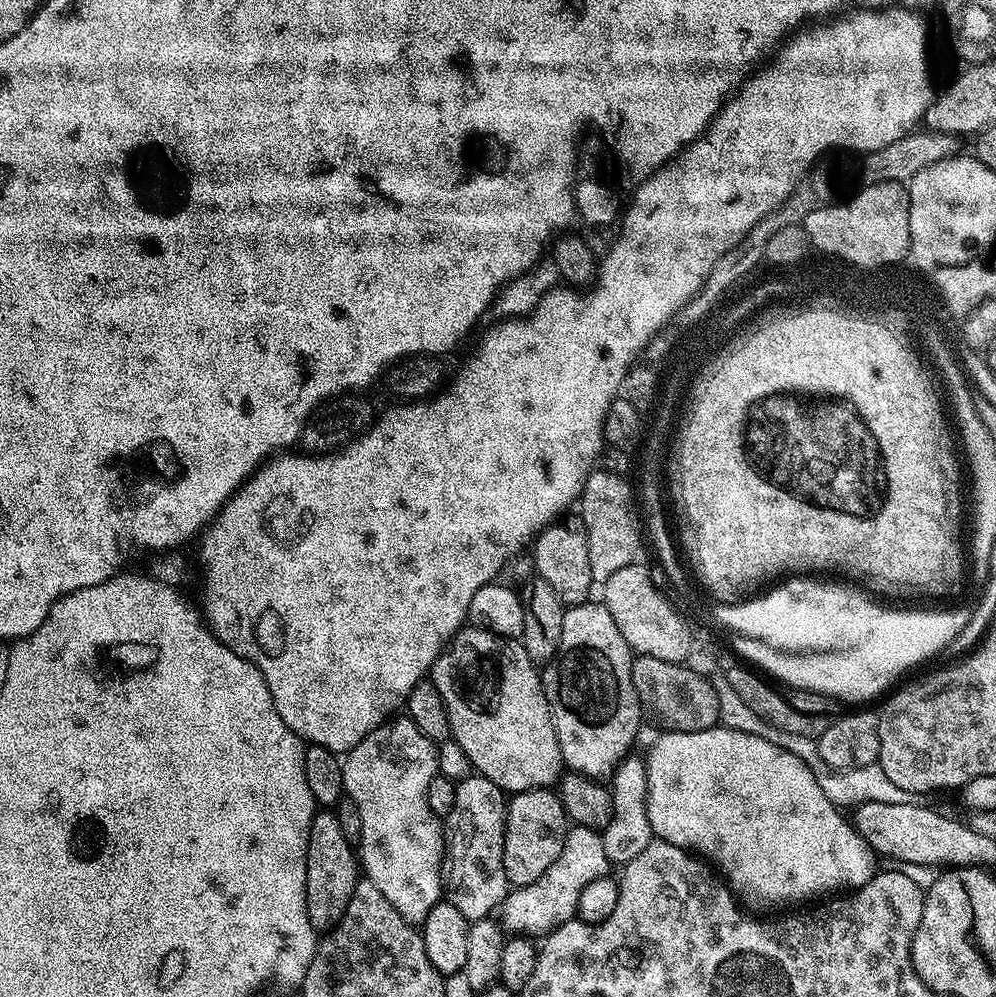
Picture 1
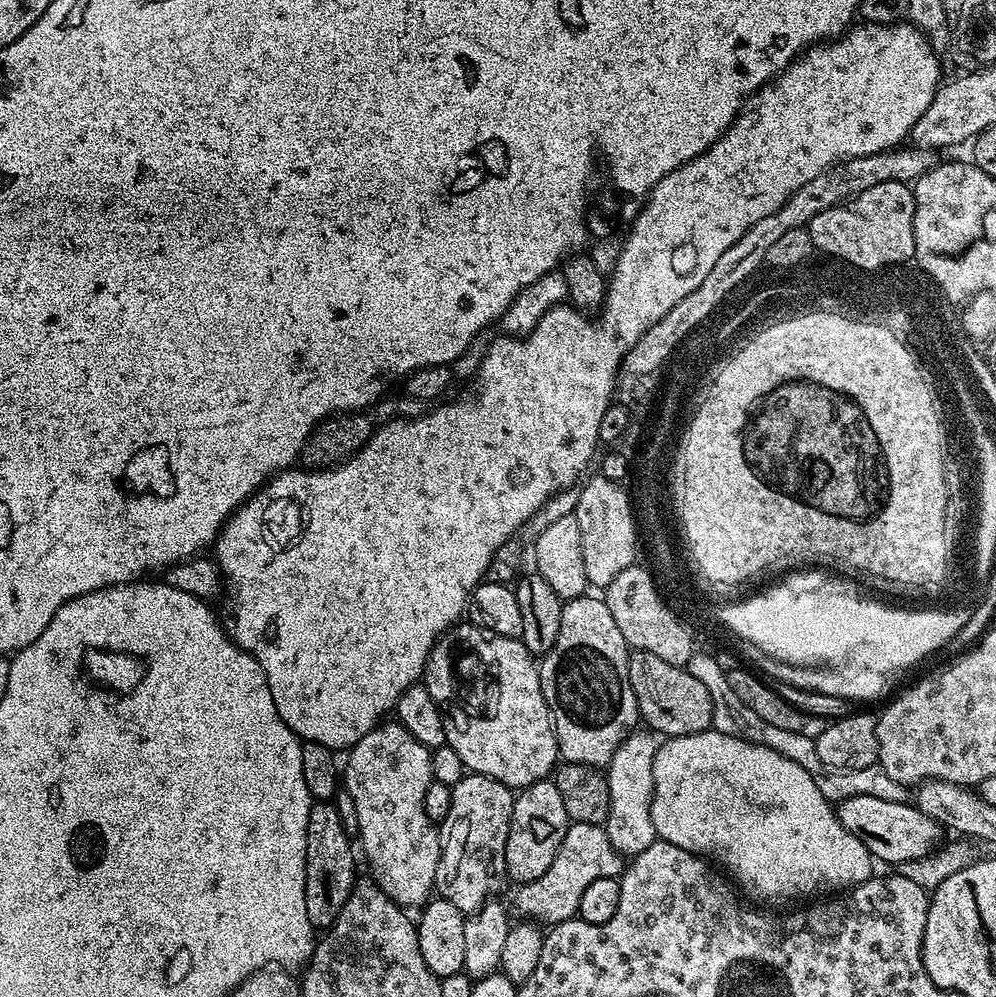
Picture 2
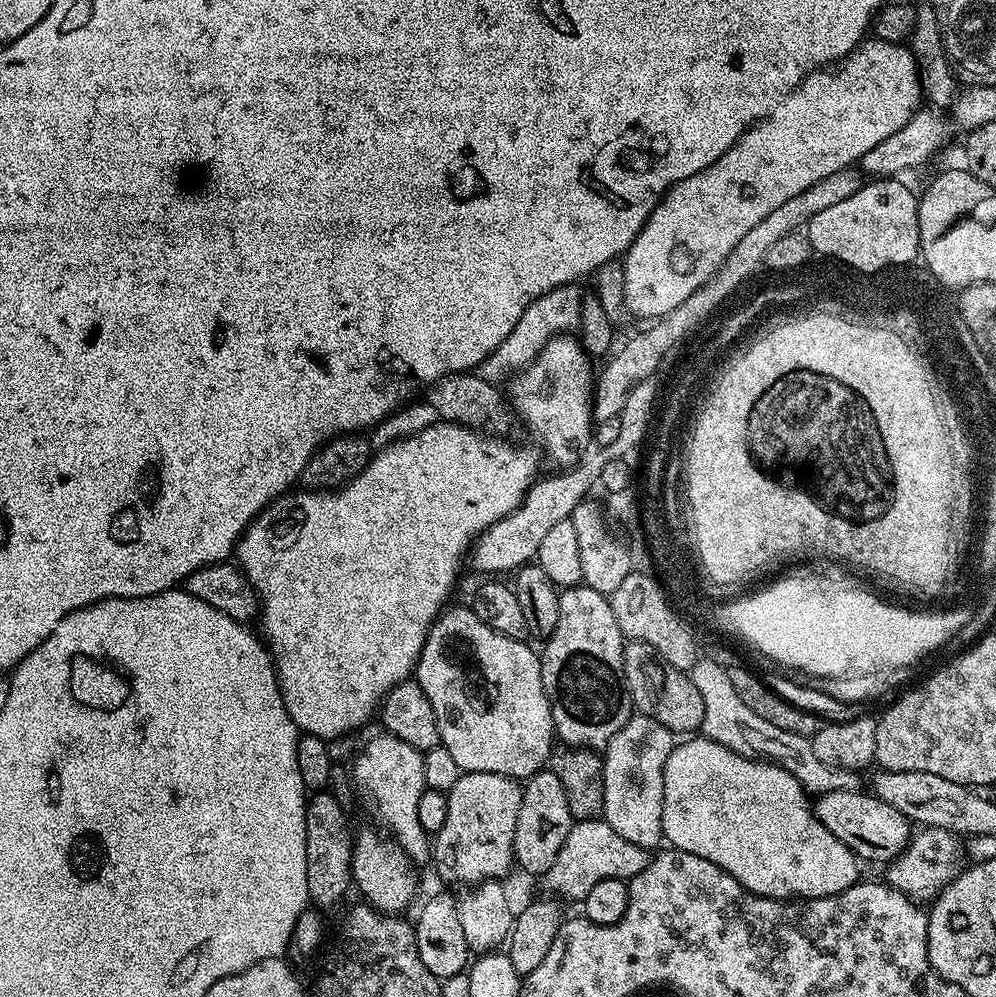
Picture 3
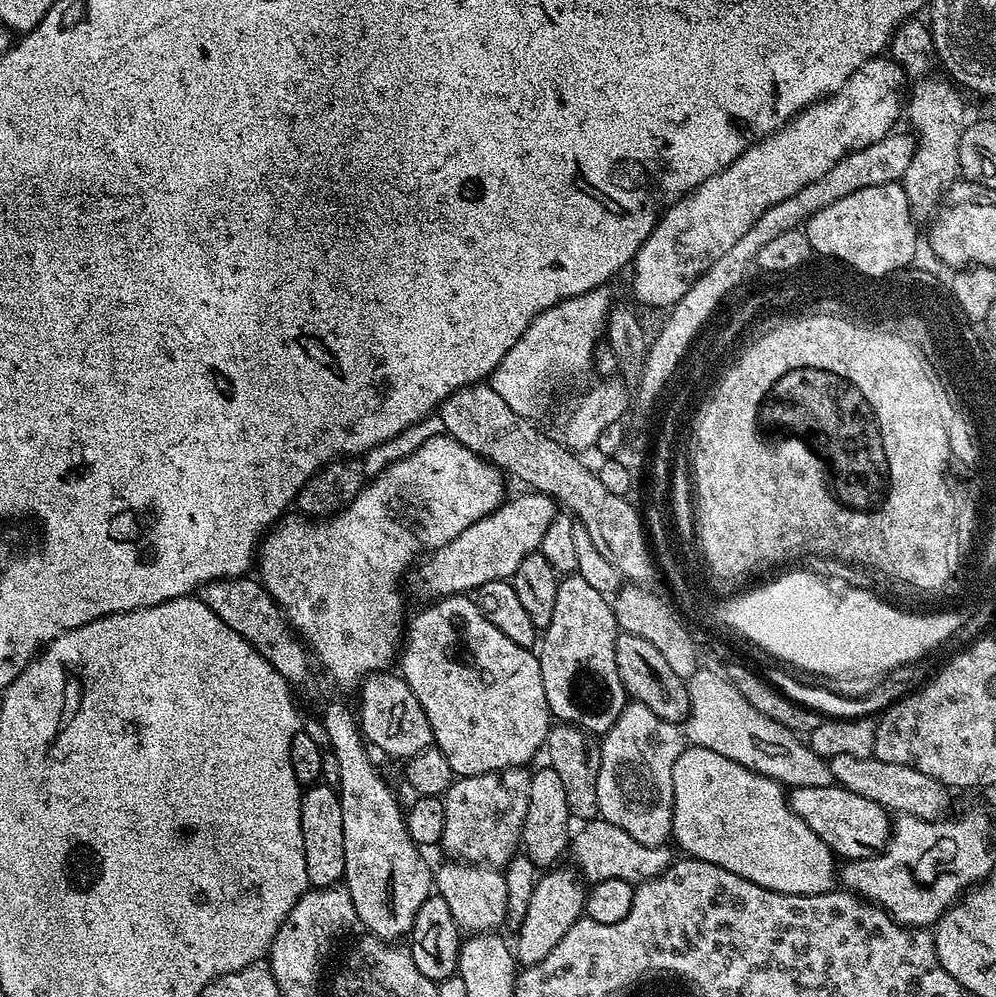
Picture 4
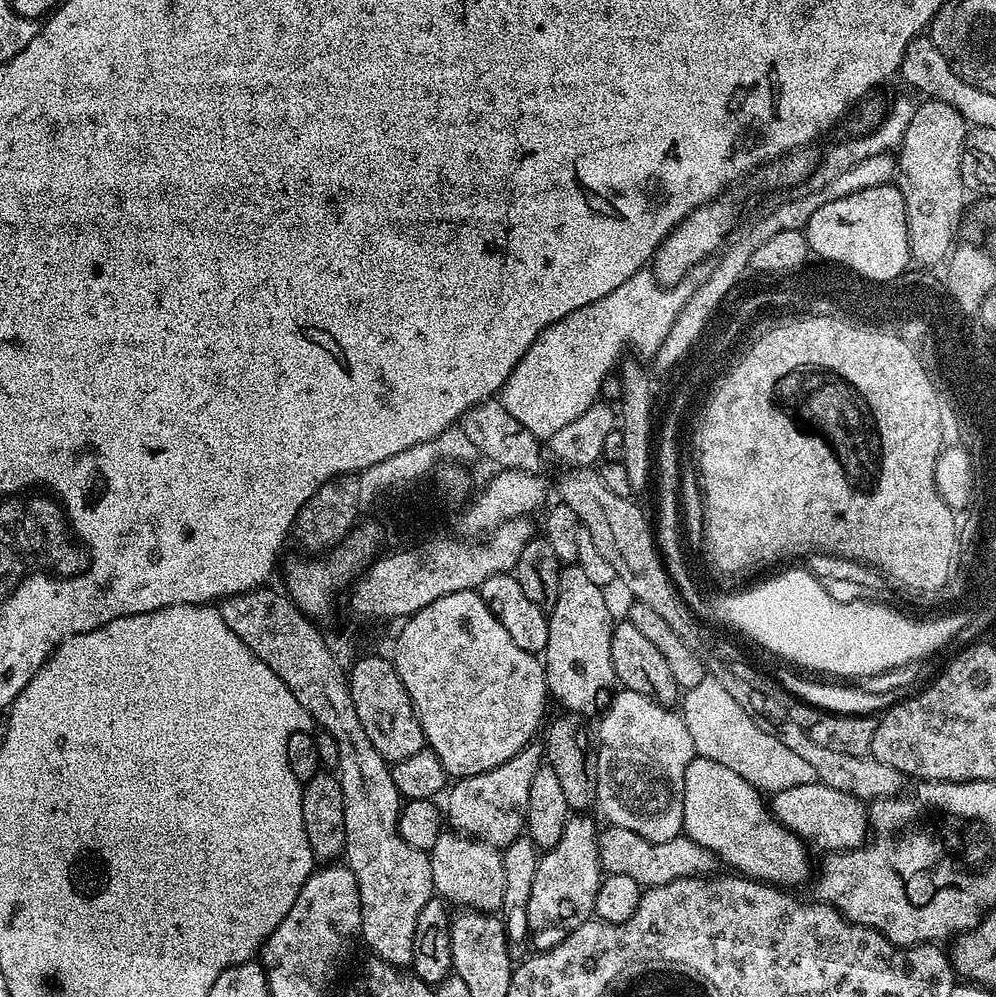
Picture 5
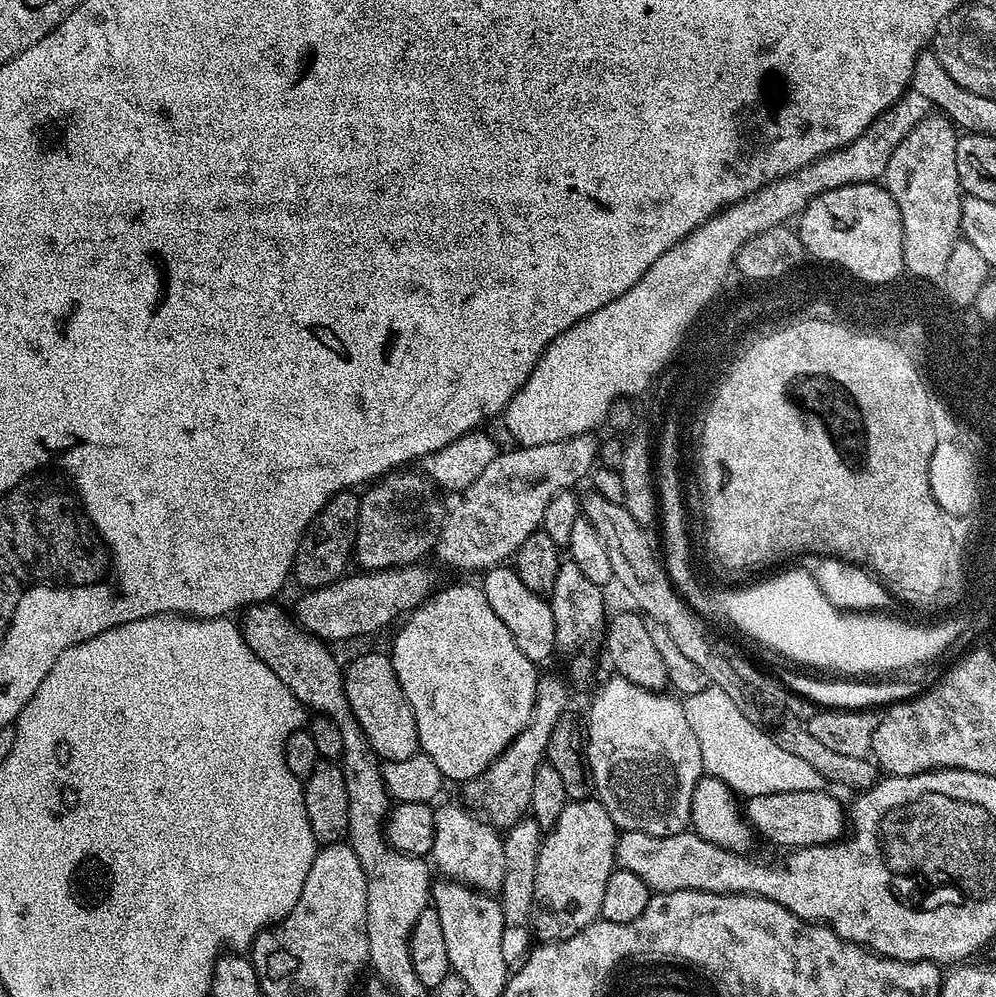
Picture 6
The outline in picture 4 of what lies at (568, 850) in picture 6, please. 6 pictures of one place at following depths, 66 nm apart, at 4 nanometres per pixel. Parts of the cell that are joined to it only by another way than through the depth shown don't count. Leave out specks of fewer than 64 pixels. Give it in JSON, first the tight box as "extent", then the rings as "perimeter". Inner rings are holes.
{"extent":[514,867,586,968],"perimeter":[[[560,867],[545,871],[548,873],[537,879],[534,894],[530,894],[530,906],[526,906],[526,918],[522,918],[522,926],[515,933],[514,955],[524,968],[542,962],[542,958],[562,942],[562,934],[566,934],[566,930],[585,915],[586,888],[581,877],[571,867]]]}

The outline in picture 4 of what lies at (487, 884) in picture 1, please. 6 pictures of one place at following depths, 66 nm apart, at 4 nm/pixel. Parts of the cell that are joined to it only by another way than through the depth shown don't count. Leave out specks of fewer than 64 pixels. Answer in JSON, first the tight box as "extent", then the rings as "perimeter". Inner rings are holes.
{"extent":[442,767,532,866],"perimeter":[[[527,767],[523,768],[502,768],[494,772],[483,772],[477,776],[461,776],[453,779],[447,792],[444,793],[442,799],[444,802],[444,809],[446,810],[446,830],[444,831],[444,839],[442,841],[442,848],[448,851],[449,857],[457,860],[463,860],[470,864],[491,864],[493,866],[503,866],[517,855],[518,849],[521,847],[522,841],[520,835],[524,829],[526,822],[526,806],[530,806],[530,778],[532,772]]]}

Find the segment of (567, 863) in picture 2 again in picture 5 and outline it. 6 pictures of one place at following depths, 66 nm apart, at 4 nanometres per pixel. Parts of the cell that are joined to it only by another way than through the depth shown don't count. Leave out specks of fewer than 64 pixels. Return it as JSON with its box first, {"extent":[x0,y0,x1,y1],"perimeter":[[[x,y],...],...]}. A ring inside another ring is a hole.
{"extent":[596,826,717,888],"perimeter":[[[611,826],[605,829],[596,838],[601,869],[607,874],[626,874],[626,878],[634,878],[644,888],[657,888],[683,876],[706,876],[717,871],[715,854],[683,834],[670,838],[670,842],[650,842],[642,834],[634,834],[634,830]]]}

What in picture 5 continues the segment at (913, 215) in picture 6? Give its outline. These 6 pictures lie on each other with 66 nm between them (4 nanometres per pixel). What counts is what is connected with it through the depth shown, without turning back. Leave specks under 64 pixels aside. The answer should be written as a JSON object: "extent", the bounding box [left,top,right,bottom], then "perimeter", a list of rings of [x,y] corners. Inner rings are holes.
{"extent":[894,99,970,266],"perimeter":[[[921,99],[916,106],[914,118],[910,118],[910,126],[906,126],[904,143],[898,149],[896,159],[896,175],[894,183],[900,189],[902,202],[906,206],[906,230],[912,251],[912,260],[920,266],[936,266],[939,262],[947,261],[954,245],[957,243],[956,231],[960,228],[960,215],[964,212],[964,196],[966,189],[962,182],[962,150],[964,139],[970,125],[967,120],[941,100]]]}

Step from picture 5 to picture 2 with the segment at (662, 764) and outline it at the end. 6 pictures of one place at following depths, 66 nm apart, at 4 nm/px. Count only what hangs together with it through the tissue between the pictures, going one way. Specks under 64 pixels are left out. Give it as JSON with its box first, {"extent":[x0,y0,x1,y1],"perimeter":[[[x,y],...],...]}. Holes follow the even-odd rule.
{"extent":[606,730,658,858],"perimeter":[[[633,730],[620,744],[614,758],[606,766],[610,786],[610,814],[606,831],[610,846],[625,858],[642,854],[658,838],[652,821],[652,795],[654,794],[654,758],[658,740],[651,731]]]}

